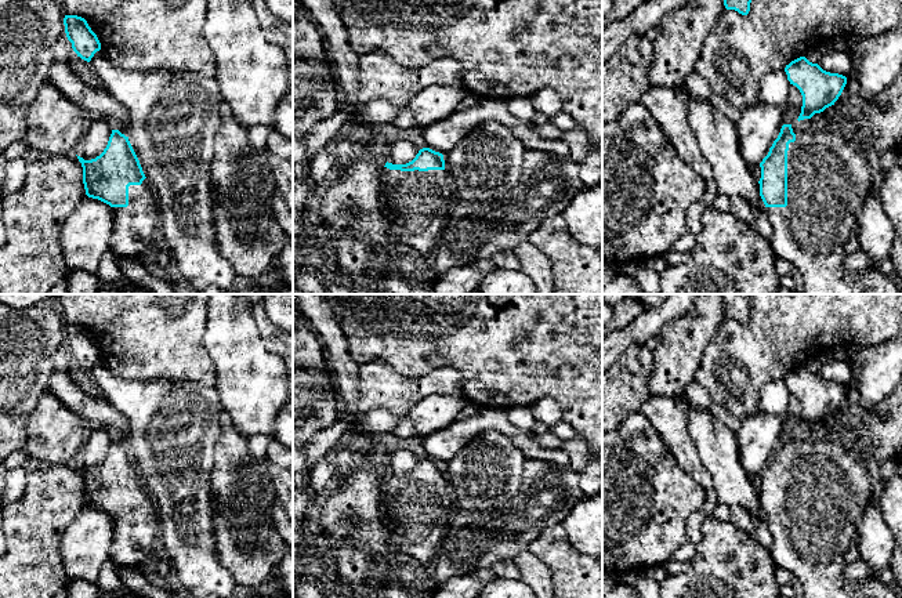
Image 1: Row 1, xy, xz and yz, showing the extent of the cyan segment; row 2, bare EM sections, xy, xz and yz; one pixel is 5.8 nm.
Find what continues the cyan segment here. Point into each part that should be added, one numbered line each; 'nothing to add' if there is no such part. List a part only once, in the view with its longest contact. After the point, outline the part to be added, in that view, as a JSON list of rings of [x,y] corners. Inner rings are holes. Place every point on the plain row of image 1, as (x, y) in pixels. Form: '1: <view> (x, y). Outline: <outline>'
1: yz (829, 485). Outline: [[[804,428],[793,435],[796,450],[787,460],[787,515],[765,517],[765,523],[772,534],[771,555],[776,566],[789,569],[804,587],[804,598],[899,598],[894,586],[887,586],[877,577],[863,577],[848,583],[847,554],[858,544],[856,525],[866,507],[879,499],[880,485],[866,460],[855,450],[848,432],[832,431],[823,435],[821,431]]]

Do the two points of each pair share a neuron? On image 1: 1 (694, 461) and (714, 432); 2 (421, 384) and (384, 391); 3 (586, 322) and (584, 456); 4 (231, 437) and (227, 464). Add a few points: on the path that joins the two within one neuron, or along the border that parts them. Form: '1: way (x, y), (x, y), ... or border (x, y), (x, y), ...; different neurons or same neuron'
1: border (687, 426), (698, 456), (707, 470), (713, 485); different neurons
2: way (415, 390), (394, 391); same neuron
3: border (576, 432), (587, 446); different neurons
4: way (231, 444), (231, 457); same neuron

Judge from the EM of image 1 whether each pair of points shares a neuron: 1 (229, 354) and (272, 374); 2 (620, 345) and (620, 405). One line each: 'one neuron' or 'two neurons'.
1: one neuron
2: two neurons

